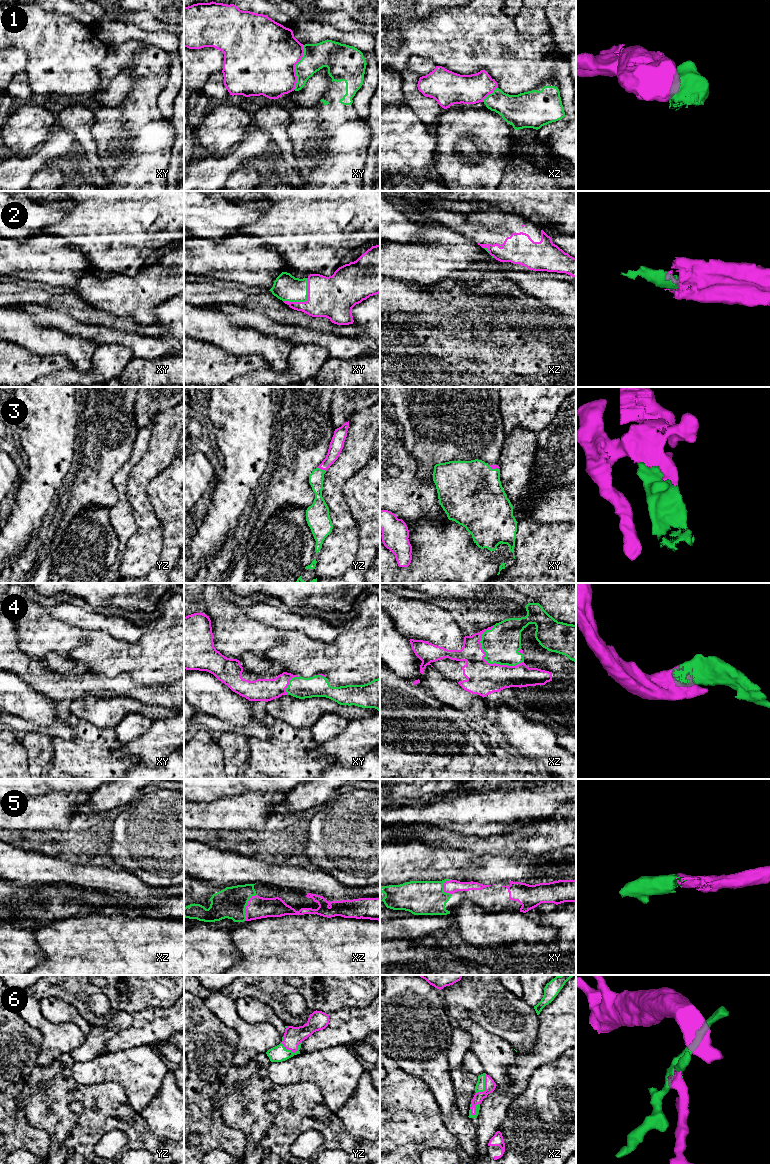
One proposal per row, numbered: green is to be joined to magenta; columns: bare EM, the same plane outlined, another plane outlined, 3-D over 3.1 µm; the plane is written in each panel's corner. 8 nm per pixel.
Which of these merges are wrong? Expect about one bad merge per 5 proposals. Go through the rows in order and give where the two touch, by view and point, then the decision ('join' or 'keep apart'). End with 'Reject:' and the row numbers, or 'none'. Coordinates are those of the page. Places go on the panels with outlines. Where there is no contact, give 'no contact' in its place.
1: xy (294, 67) | keep apart
2: xy (306, 301) | join
3: yz (322, 469) | join
4: xz (492, 664) | join
5: xz (246, 906) | join
6: yz (293, 1052) | join
Reject: 1

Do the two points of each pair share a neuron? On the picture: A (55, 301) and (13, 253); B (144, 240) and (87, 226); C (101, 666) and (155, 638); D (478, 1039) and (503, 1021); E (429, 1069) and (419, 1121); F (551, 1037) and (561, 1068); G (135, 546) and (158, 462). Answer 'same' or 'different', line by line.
A: different
B: same
C: same
D: different
E: different
F: different
G: same

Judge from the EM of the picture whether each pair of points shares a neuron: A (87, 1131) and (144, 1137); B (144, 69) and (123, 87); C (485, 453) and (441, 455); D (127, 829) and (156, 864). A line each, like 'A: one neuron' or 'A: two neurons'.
A: one neuron
B: two neurons
C: one neuron
D: one neuron

